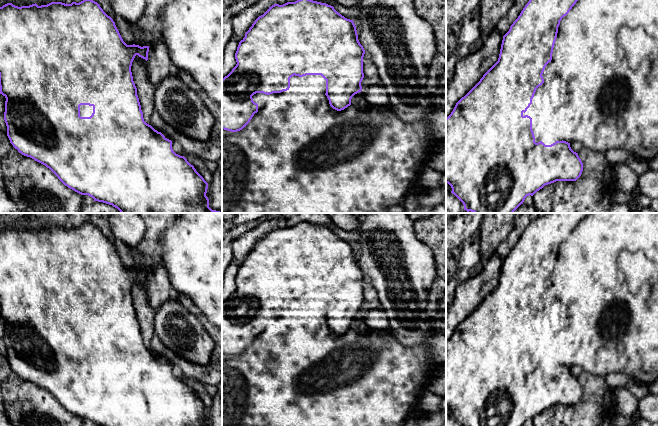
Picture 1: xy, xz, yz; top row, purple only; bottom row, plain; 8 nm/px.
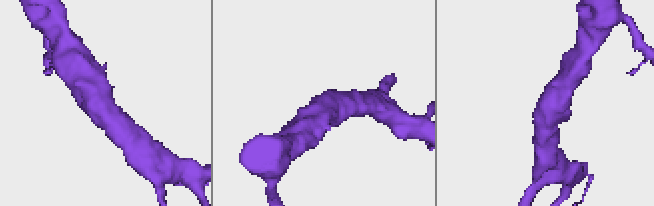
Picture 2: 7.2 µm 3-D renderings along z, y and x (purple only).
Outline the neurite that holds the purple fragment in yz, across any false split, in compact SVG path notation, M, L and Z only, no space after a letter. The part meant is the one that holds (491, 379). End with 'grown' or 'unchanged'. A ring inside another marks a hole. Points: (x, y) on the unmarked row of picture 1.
M545 213L543 216L533 220L525 229L518 242L510 250L509 255L503 260L498 285L483 299L480 305L455 329L451 338L446 342L446 407L448 407L454 418L461 426L524 426L529 419L533 420L545 409L556 405L576 405L582 398L583 387L574 376L570 367L556 365L551 369L545 369L542 365L536 367L532 354L532 342L523 339L532 328L536 313L544 307L543 296L546 289L552 284L554 268L557 262L560 245L566 240L576 226L591 213Z | unchanged

